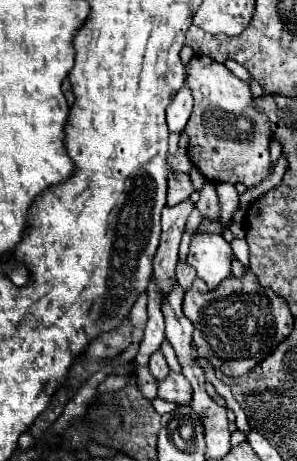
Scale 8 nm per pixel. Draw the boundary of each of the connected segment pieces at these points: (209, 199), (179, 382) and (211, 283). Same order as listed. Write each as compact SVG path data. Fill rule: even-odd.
M206 184L206 186L200 190L200 200L196 202L196 210L200 210L202 220L220 222L220 202L218 202L214 184Z
M170 372L168 378L158 384L158 398L166 402L176 402L176 404L190 404L190 398L192 398L190 382L182 374Z
M194 234L188 252L188 264L210 290L230 276L232 258L232 248L220 234Z

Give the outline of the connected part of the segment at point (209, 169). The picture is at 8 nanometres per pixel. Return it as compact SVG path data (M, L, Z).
M192 56L186 66L186 86L194 96L194 110L184 128L190 138L188 156L210 182L256 186L270 172L270 122L252 110L248 82L236 78L224 64L208 56Z

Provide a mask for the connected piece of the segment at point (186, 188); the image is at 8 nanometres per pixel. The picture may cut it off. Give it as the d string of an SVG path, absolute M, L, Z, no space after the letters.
M172 172L168 176L168 200L166 200L166 206L176 206L184 198L188 198L192 192L194 192L194 188L192 188L190 176Z

